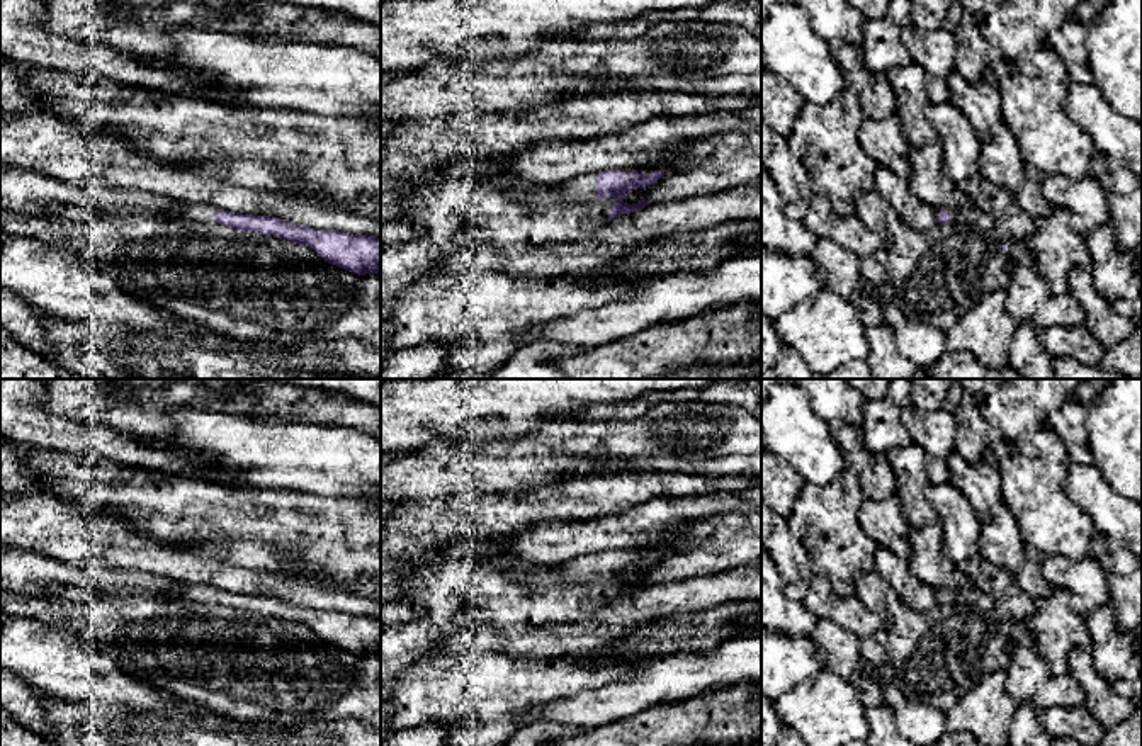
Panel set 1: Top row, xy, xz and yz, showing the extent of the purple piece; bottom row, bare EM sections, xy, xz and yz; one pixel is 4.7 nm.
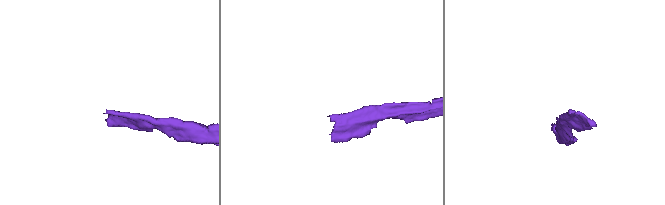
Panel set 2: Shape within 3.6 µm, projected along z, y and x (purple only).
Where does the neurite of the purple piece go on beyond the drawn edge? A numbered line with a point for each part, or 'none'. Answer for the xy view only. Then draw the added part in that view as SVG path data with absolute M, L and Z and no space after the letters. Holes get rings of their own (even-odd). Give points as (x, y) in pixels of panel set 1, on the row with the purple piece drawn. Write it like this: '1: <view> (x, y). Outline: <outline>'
1: xy (201, 213). Outline: M175 202L172 211L173 211L173 218L178 218L178 219L195 221L199 224L216 224L214 221L216 207L211 204Z

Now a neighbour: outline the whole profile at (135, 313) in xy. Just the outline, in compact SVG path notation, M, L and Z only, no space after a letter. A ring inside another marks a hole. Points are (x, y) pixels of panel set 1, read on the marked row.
M0 233L0 289L56 319L100 318L190 345L206 342L202 333L177 331L156 306L122 292L112 279L92 272L73 253L34 238Z

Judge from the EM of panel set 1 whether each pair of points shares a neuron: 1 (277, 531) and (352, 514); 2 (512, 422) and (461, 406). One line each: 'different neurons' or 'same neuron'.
1: same neuron
2: same neuron

